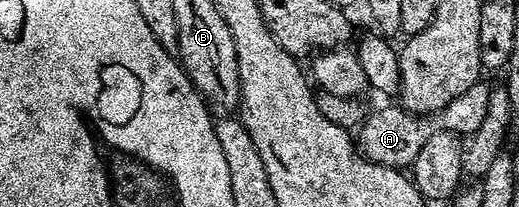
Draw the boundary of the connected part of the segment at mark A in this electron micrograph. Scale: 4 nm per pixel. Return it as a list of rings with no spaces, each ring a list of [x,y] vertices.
[[[479,83],[468,87],[464,95],[452,99],[448,107],[444,107],[438,113],[415,115],[397,104],[386,105],[379,113],[371,112],[362,122],[356,133],[356,145],[362,156],[372,163],[392,167],[393,169],[405,170],[413,166],[416,155],[420,155],[420,147],[432,139],[437,133],[456,133],[459,135],[473,135],[484,123],[484,115],[488,107],[491,86]]]

